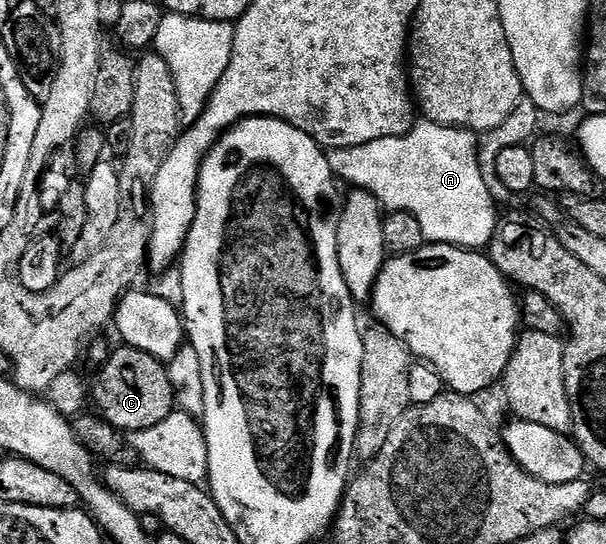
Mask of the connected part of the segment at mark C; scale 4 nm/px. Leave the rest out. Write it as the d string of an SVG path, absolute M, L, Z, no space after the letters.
M121 344L108 357L104 370L90 385L90 401L95 412L125 434L142 431L161 423L177 408L171 387L169 366L141 349Z

